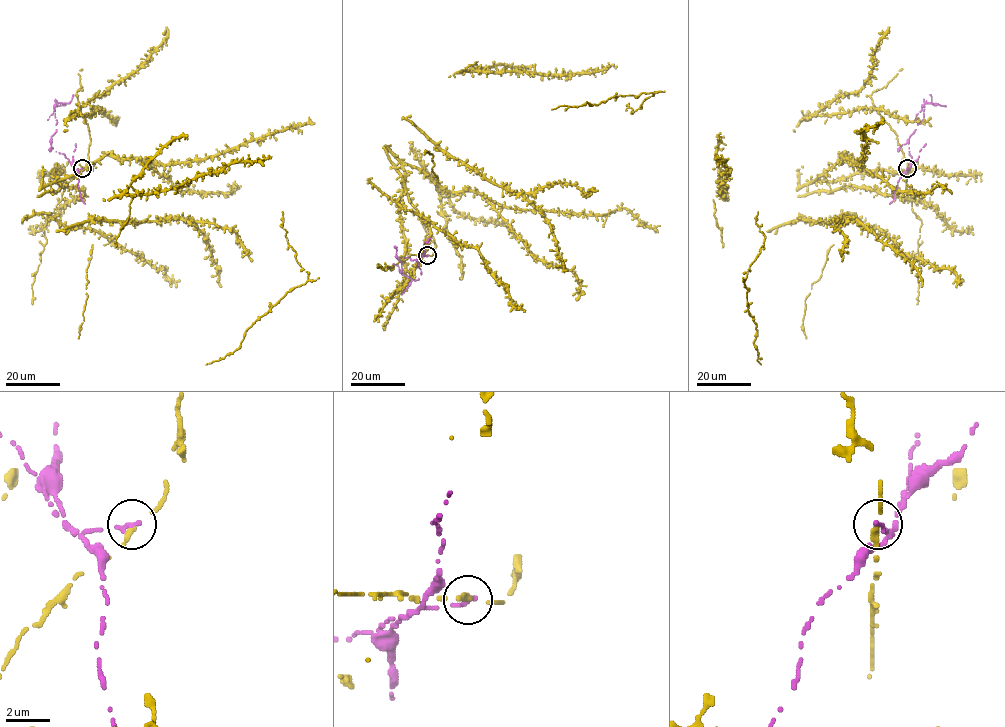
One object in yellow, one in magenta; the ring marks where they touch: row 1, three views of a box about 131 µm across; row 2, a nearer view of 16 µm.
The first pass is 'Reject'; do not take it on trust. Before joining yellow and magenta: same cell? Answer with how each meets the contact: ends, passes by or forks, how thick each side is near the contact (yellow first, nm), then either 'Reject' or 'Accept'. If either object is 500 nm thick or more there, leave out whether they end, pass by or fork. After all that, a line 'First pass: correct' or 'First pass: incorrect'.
At the ring yellow ends. At the ring magenta ends. Thickness 280 nm (yellow) against 280 nm. Reject
First pass: correct

